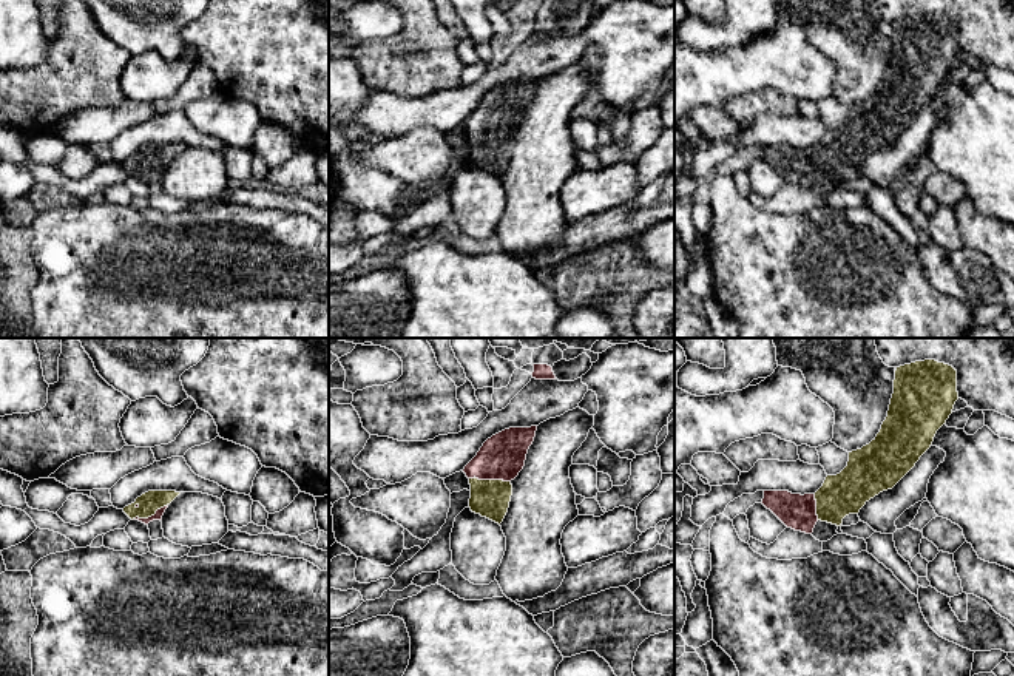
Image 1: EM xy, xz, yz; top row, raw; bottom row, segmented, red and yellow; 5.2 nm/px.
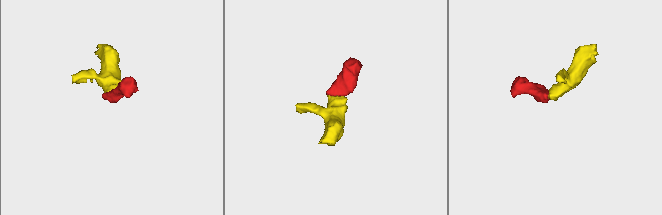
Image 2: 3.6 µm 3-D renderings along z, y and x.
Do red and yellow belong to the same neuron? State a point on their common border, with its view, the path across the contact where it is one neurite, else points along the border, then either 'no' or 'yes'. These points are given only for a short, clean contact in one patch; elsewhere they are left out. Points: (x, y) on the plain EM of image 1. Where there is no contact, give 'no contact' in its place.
contact xz (490, 133); way xz (502, 111), (491, 124), (490, 133), (490, 153); yes

